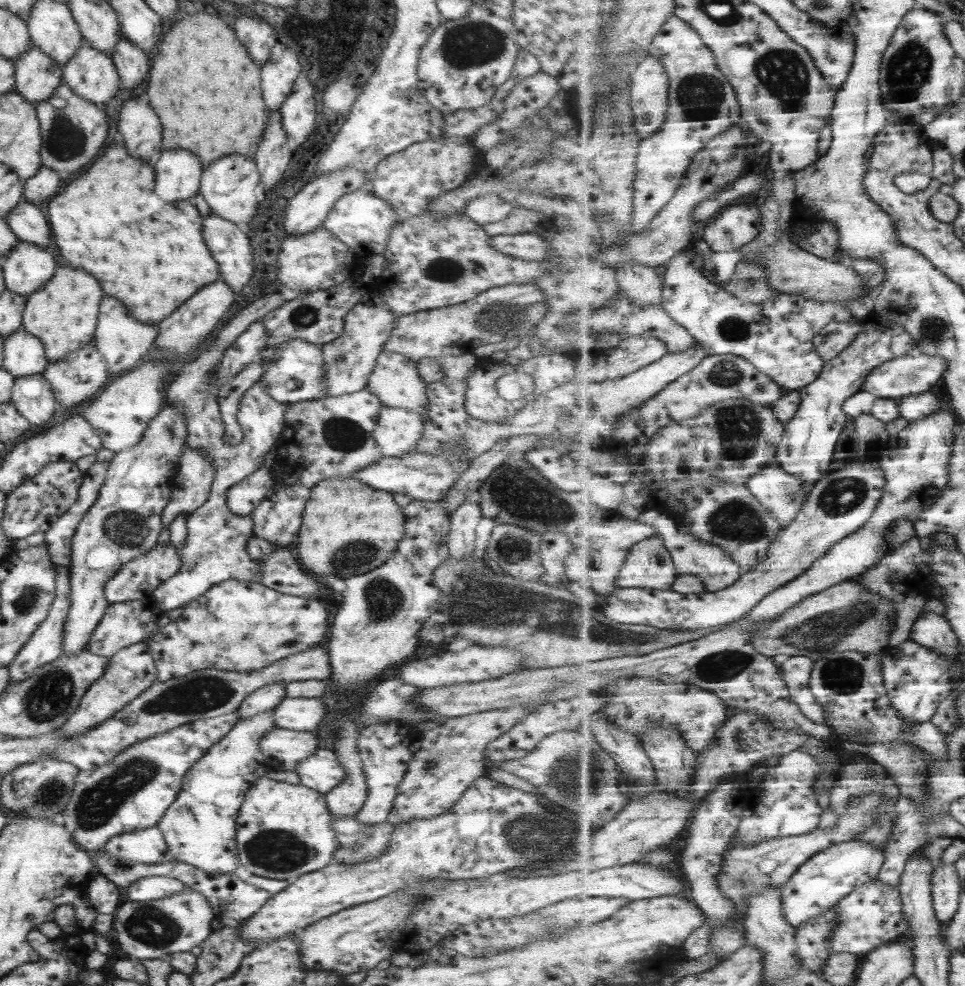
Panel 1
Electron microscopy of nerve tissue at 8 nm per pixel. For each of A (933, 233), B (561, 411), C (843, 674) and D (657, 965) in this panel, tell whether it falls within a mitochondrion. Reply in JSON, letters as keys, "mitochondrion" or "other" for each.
{"A":"other","B":"mitochondrion","C":"mitochondrion","D":"other"}

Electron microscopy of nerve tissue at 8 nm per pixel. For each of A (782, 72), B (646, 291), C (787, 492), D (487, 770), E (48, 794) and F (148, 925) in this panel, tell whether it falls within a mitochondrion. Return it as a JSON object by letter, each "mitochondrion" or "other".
{"A":"mitochondrion","B":"other","C":"mitochondrion","D":"other","E":"mitochondrion","F":"mitochondrion"}

